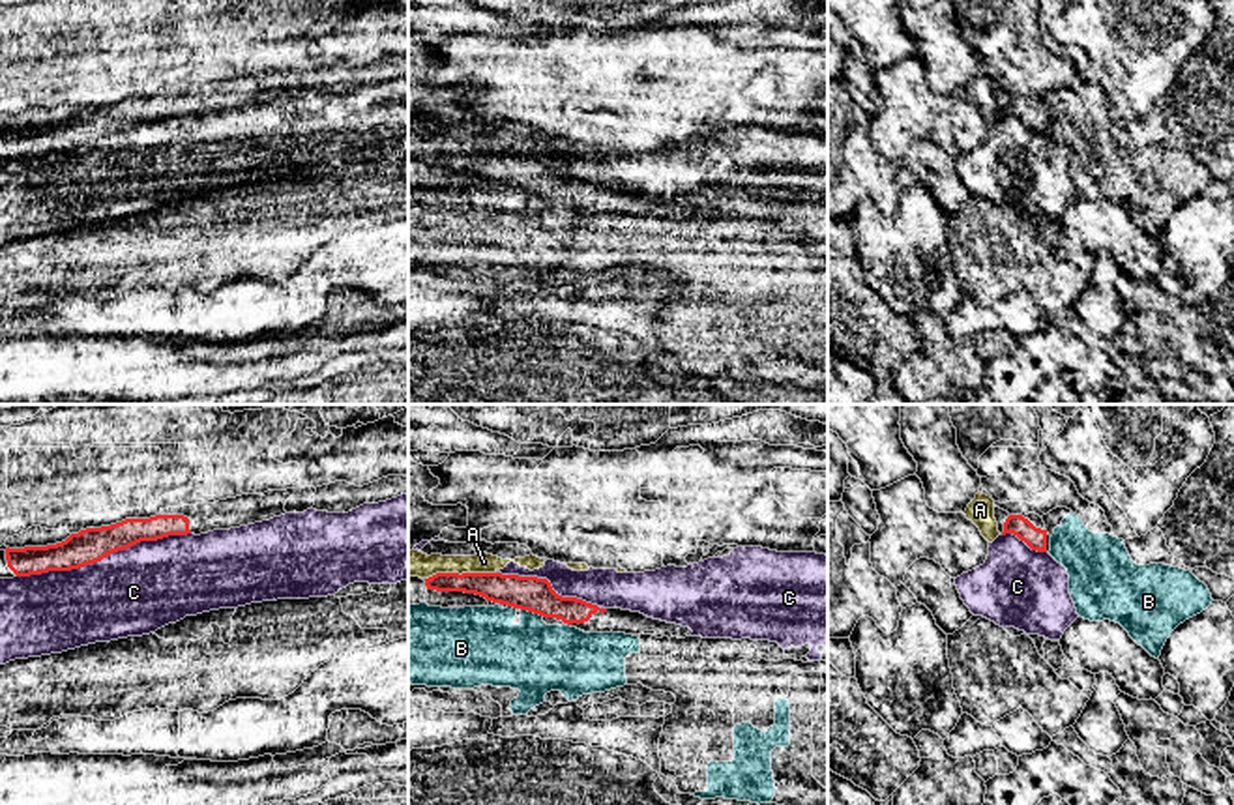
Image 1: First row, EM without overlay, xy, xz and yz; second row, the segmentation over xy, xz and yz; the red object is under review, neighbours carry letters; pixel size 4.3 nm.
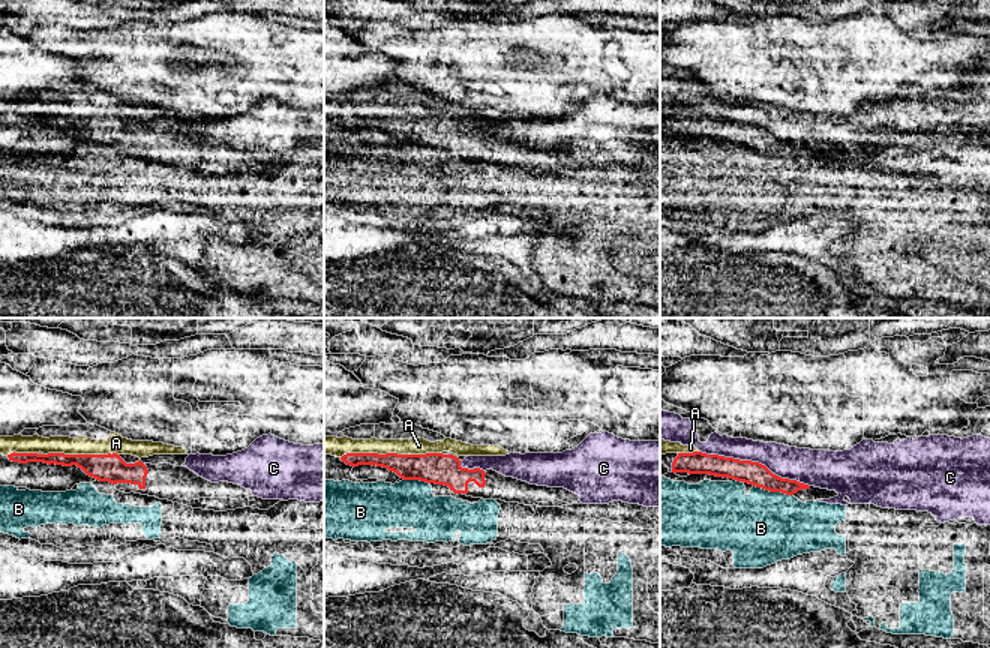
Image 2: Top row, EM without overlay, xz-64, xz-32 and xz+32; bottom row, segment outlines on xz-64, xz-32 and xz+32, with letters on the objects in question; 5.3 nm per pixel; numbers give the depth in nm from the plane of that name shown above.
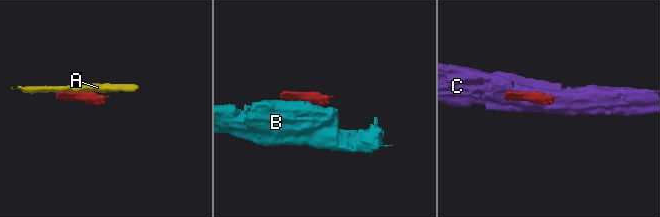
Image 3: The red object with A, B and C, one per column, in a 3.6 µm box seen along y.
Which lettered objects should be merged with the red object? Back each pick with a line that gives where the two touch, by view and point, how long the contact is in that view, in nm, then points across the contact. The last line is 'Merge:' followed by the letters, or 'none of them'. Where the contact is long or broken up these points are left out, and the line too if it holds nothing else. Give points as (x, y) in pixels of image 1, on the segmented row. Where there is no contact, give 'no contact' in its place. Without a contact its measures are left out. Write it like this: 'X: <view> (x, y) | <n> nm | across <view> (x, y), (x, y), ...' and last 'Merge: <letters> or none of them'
A: xz (457, 573) | 300 nm
Merge: A

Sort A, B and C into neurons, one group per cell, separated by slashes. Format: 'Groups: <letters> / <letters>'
Groups: A / B / C

